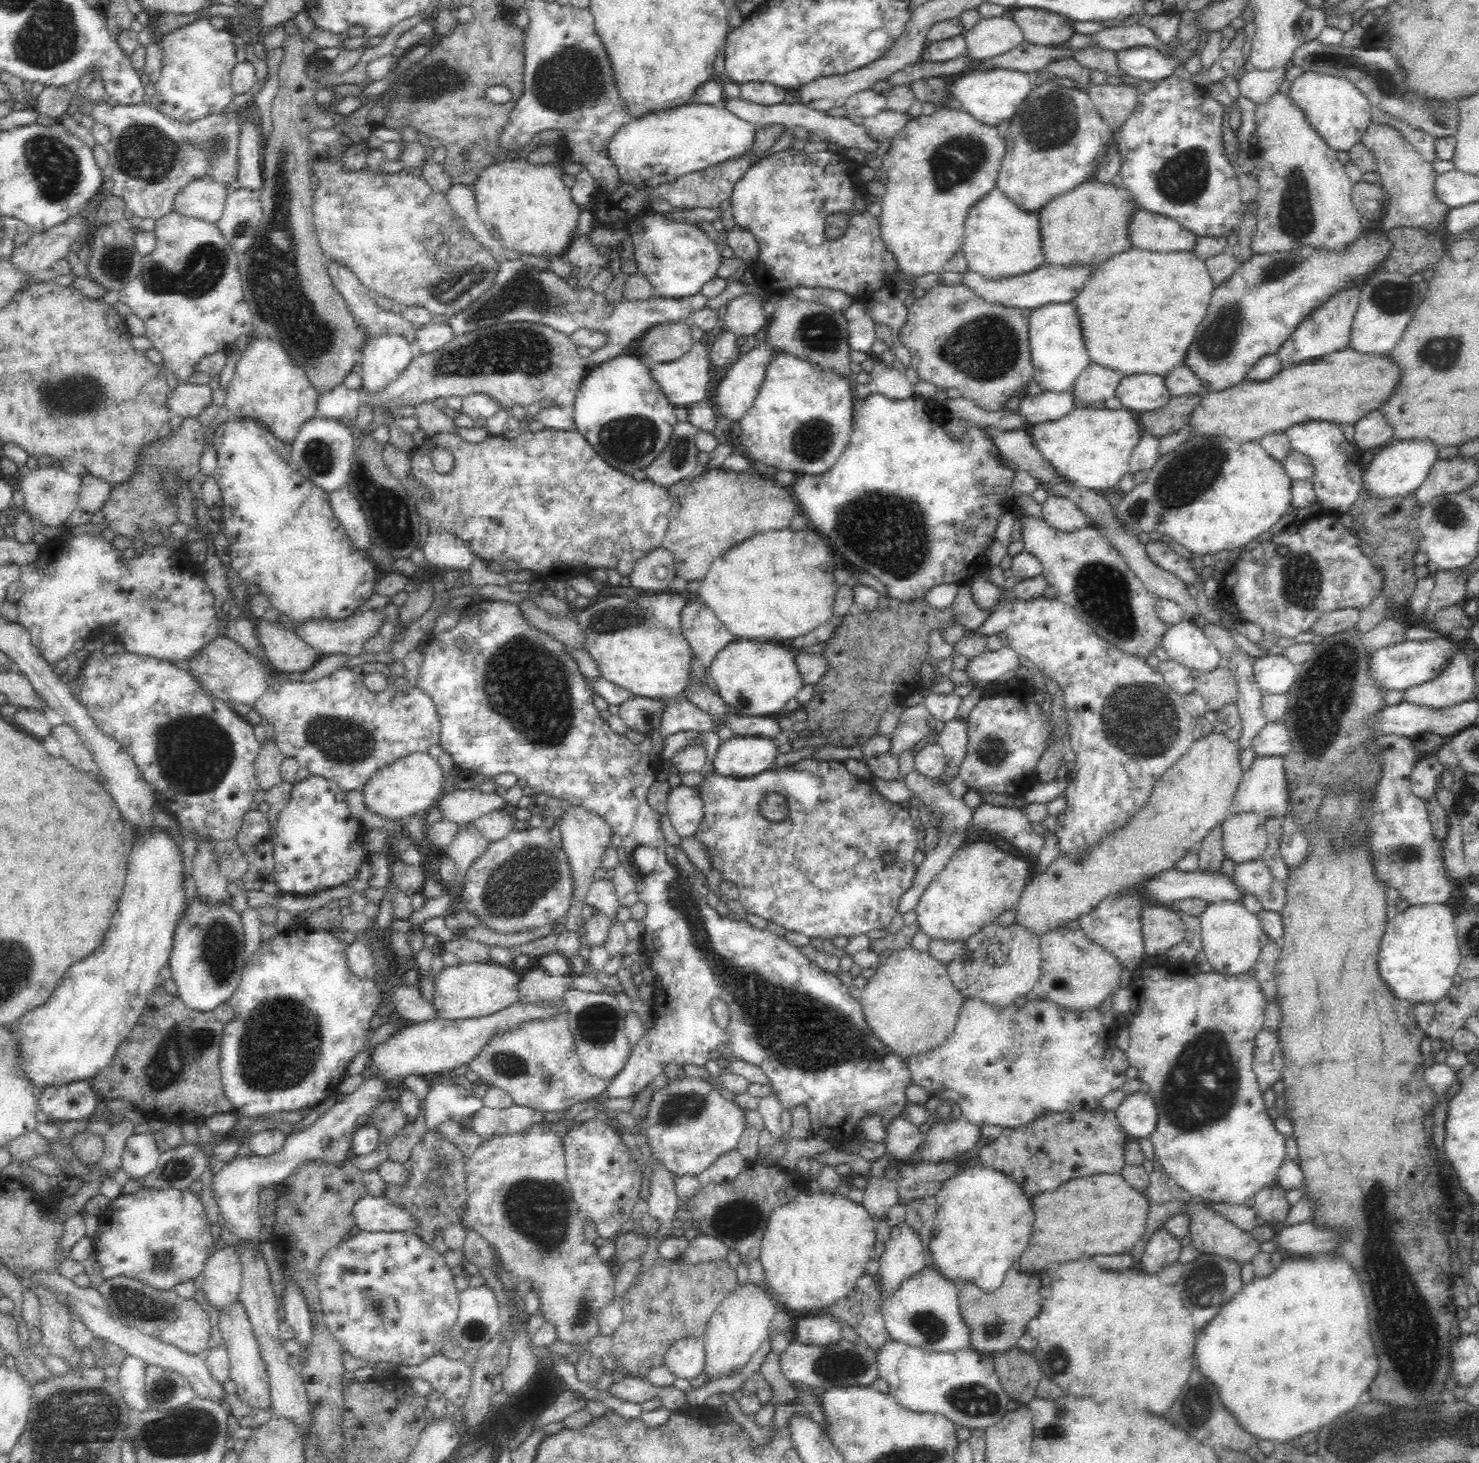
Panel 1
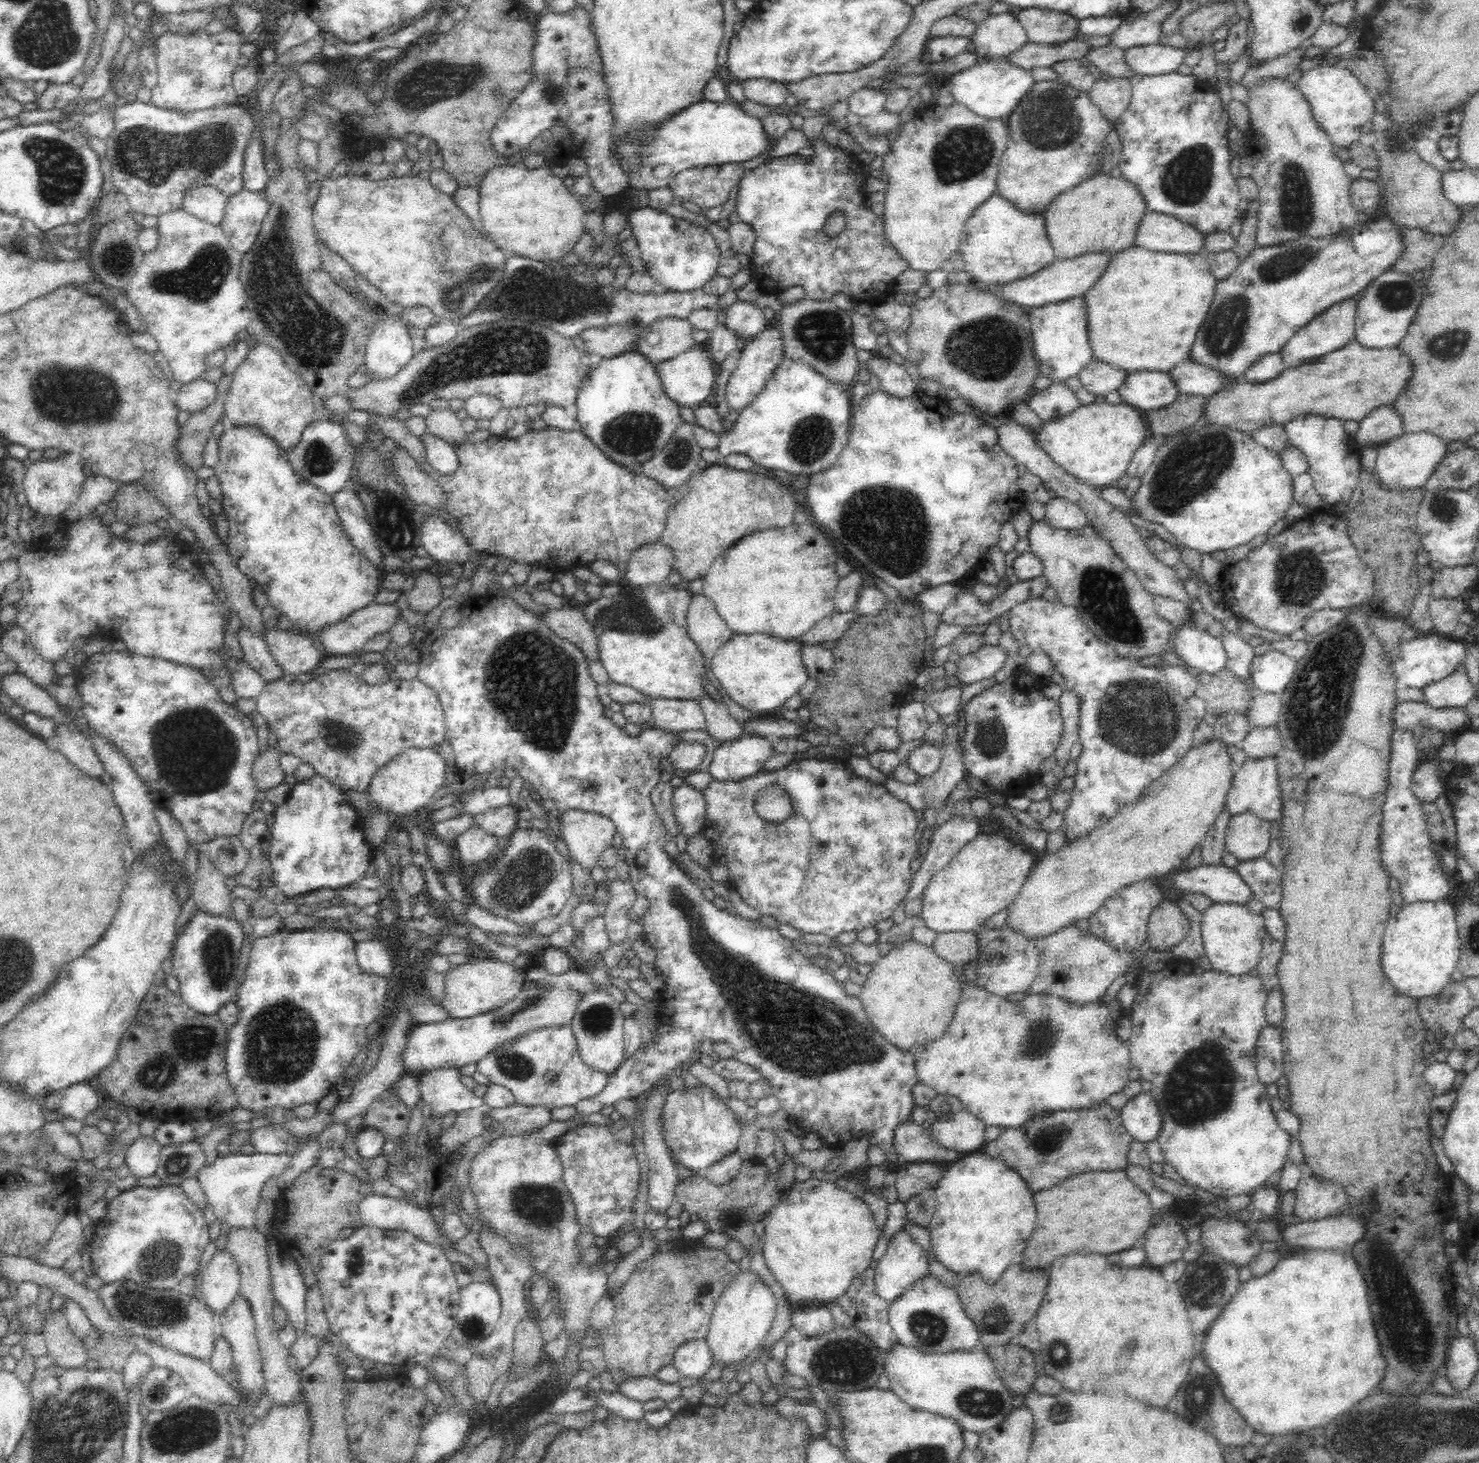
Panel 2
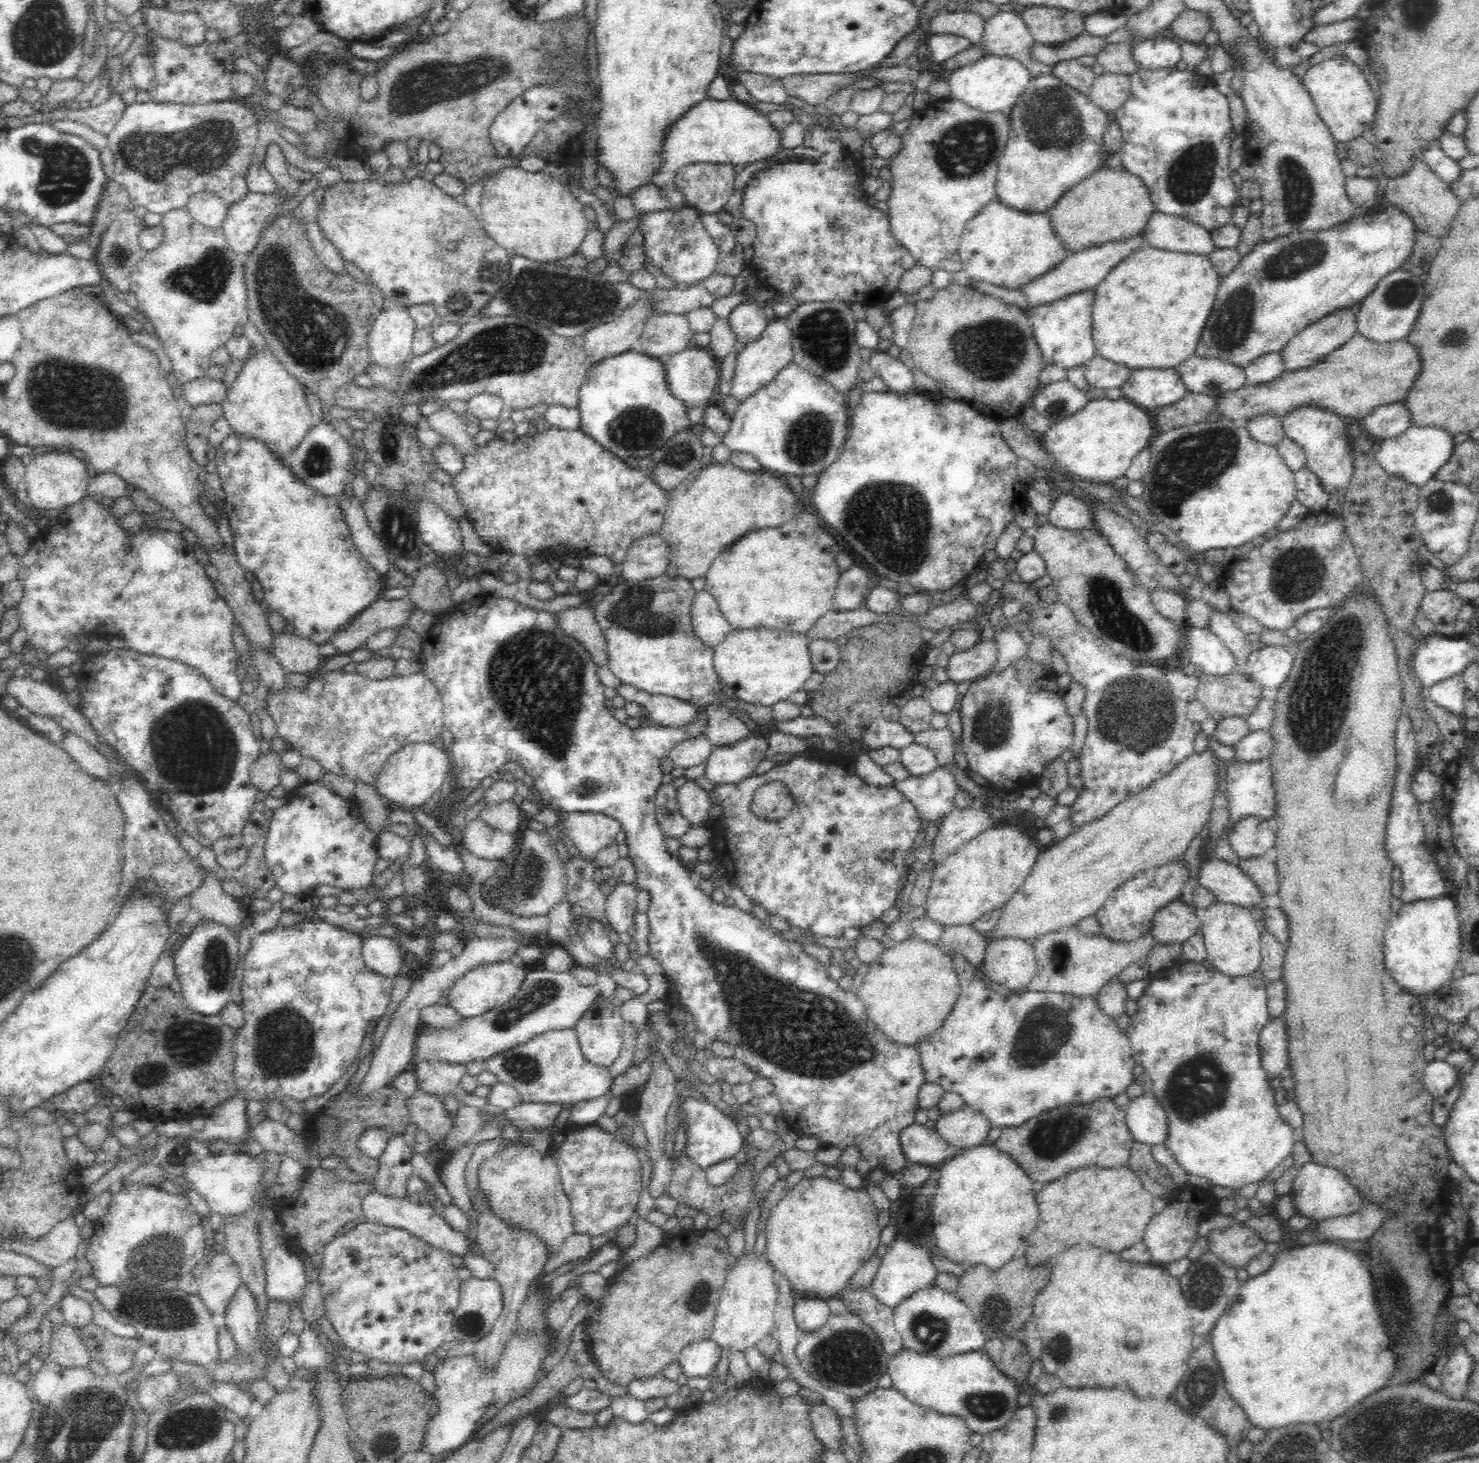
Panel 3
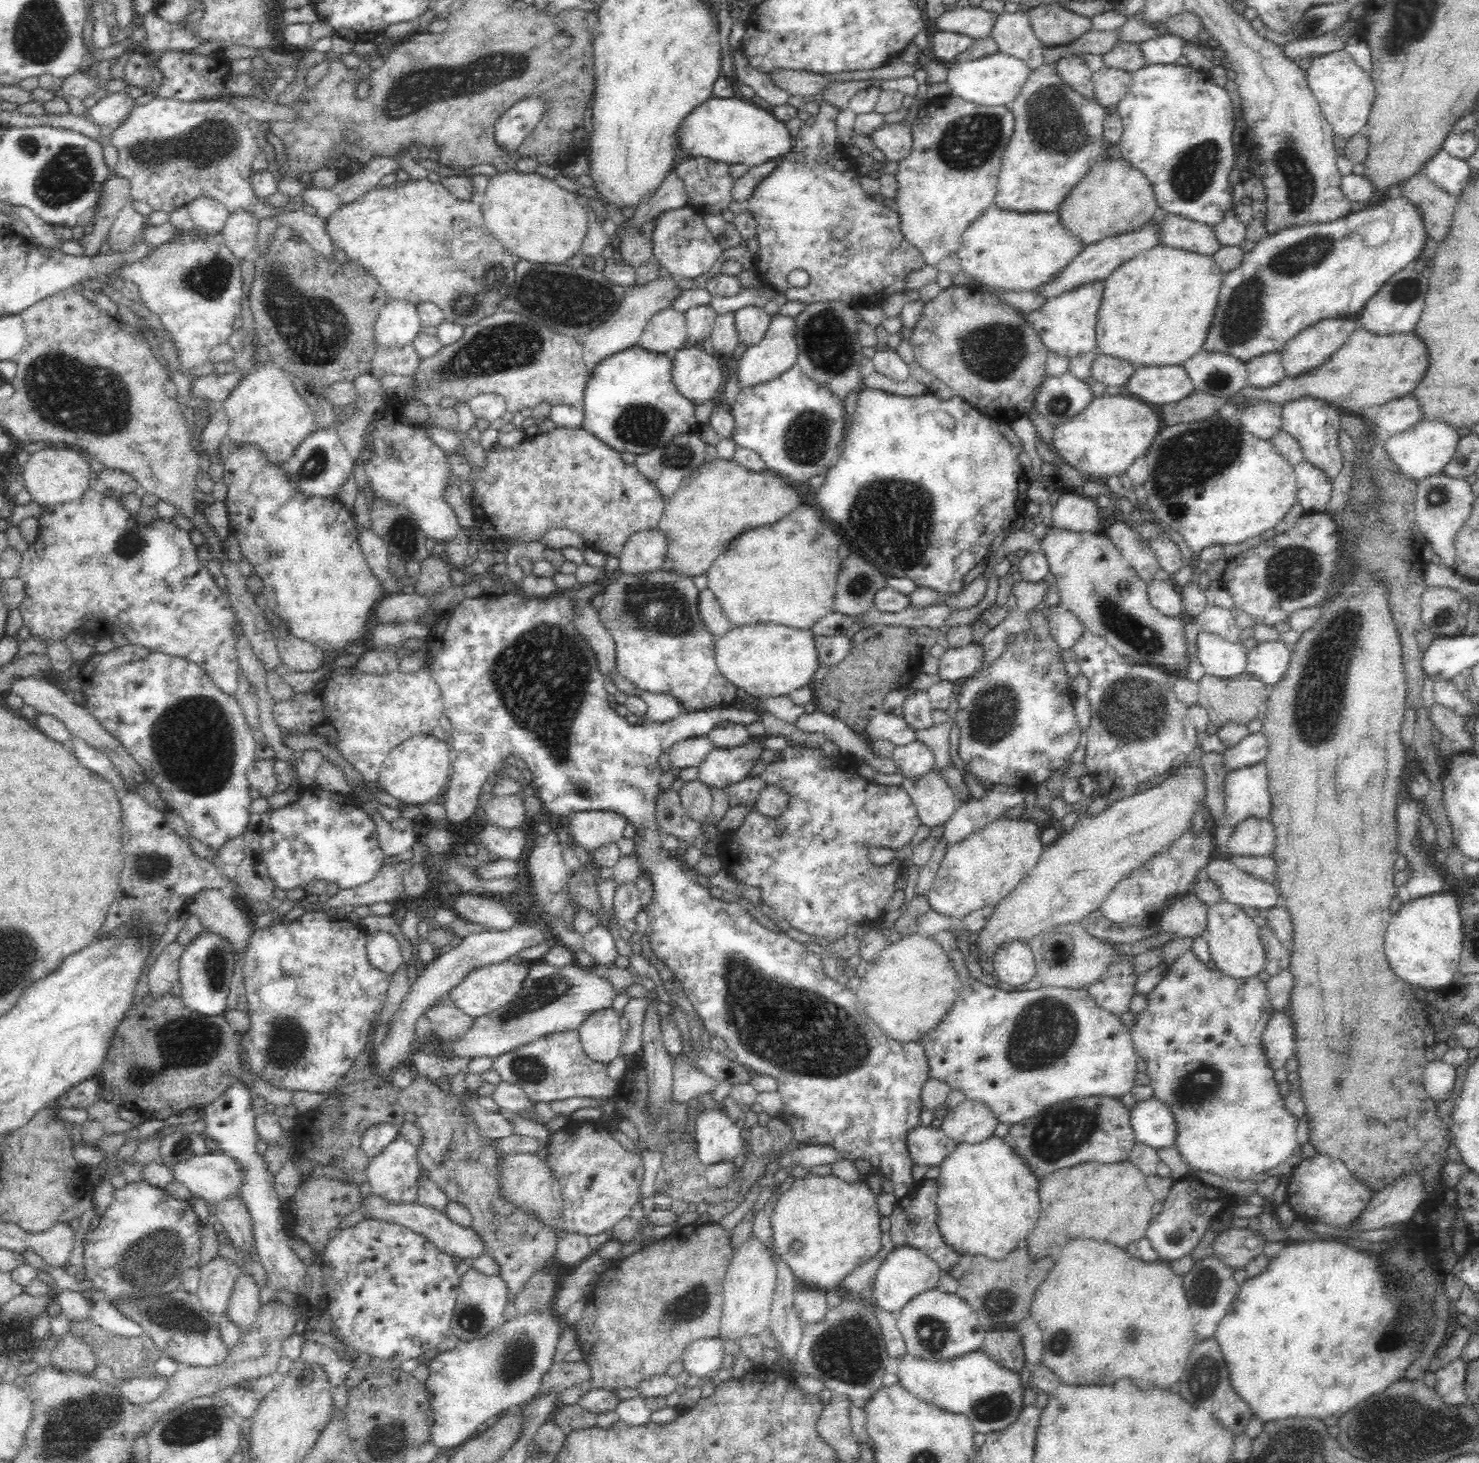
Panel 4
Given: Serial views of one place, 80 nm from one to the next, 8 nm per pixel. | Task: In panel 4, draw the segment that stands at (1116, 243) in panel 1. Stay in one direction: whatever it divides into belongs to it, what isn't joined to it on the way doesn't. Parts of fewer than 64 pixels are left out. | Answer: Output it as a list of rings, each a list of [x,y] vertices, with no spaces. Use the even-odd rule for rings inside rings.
[[[1124,158],[1102,159],[1082,178],[1074,190],[1066,196],[1058,208],[1062,223],[1085,245],[1098,242],[1108,236],[1140,228],[1144,222],[1156,216],[1158,201],[1150,179]]]

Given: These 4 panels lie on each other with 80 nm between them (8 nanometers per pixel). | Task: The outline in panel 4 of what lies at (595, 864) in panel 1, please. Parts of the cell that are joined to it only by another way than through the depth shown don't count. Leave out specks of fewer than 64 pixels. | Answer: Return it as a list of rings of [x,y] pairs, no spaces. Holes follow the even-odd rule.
[[[587,810],[571,814],[566,828],[573,844],[592,851],[616,843],[628,823],[628,817],[618,811]]]

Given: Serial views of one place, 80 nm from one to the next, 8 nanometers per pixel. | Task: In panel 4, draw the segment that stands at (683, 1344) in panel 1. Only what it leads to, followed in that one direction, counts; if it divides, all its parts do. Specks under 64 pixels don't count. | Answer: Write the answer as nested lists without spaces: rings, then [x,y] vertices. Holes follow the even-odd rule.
[[[719,1337],[694,1340],[683,1352],[684,1370],[703,1380],[712,1378],[724,1360],[724,1344]]]

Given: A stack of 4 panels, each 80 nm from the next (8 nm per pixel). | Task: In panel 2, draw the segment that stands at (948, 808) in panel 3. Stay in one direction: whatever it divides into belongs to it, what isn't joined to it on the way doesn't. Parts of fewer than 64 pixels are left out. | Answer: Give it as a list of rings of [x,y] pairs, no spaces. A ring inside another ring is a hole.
[[[946,726],[946,740],[944,740],[944,752],[942,752],[942,760],[938,770],[931,775],[920,777],[916,783],[905,783],[899,780],[896,780],[892,777],[889,777],[886,780],[884,787],[892,793],[895,797],[898,797],[900,800],[905,800],[906,802],[912,805],[914,810],[921,810],[926,812],[928,808],[932,810],[940,811],[941,808],[944,808],[948,804],[948,798],[954,794],[956,790],[956,784],[964,778],[965,766],[962,759],[962,744],[958,741],[958,729],[956,726]]]

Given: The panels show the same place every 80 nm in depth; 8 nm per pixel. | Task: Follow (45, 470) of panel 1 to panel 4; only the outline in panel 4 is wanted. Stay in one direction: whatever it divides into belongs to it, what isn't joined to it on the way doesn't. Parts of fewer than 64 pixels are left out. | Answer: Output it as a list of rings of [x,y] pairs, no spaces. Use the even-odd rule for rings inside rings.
[[[42,448],[29,454],[23,467],[25,488],[39,505],[70,502],[77,499],[90,485],[90,459],[84,452],[65,448]]]

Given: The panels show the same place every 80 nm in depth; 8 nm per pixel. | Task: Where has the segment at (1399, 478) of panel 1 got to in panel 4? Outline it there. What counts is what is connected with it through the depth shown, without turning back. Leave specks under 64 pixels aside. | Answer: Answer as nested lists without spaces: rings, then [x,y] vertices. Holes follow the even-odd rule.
[[[1424,418],[1413,427],[1400,432],[1400,435],[1389,436],[1383,443],[1388,458],[1400,469],[1400,472],[1414,481],[1421,481],[1442,473],[1446,464],[1452,460],[1459,440],[1460,434],[1456,425],[1446,420]]]

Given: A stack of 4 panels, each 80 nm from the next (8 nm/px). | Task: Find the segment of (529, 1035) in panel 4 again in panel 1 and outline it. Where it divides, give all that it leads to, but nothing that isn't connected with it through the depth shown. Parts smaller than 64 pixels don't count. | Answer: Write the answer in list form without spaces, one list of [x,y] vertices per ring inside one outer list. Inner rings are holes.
[[[564,996],[554,1004],[532,1004],[516,999],[498,1012],[469,1019],[450,1020],[442,1017],[421,1023],[413,1023],[394,1033],[388,1040],[377,1044],[369,1054],[365,1075],[386,1072],[399,1081],[408,1075],[438,1075],[448,1073],[458,1066],[472,1063],[496,1036],[514,1032],[528,1022],[546,1022],[560,1014],[567,1014],[568,1005]]]

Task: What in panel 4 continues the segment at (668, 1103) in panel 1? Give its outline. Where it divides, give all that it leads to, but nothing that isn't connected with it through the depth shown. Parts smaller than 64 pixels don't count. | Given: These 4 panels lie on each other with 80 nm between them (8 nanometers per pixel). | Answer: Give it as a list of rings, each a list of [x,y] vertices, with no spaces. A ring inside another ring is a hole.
[[[704,1109],[696,1118],[695,1141],[697,1155],[705,1166],[717,1162],[733,1162],[740,1153],[743,1139],[741,1126],[734,1123],[725,1111]]]

